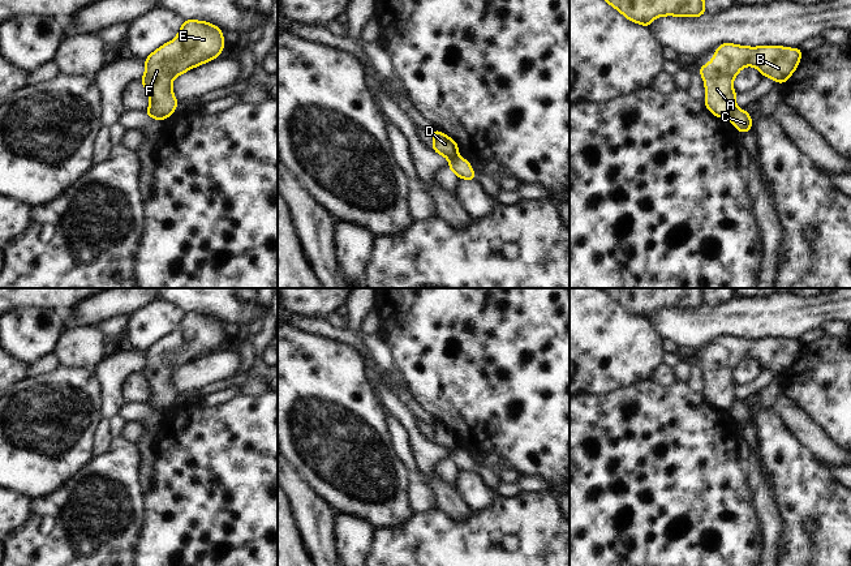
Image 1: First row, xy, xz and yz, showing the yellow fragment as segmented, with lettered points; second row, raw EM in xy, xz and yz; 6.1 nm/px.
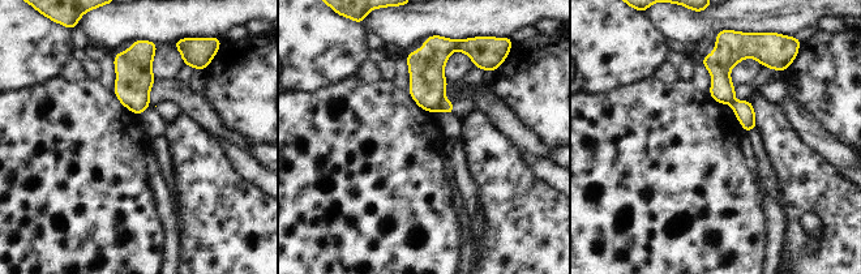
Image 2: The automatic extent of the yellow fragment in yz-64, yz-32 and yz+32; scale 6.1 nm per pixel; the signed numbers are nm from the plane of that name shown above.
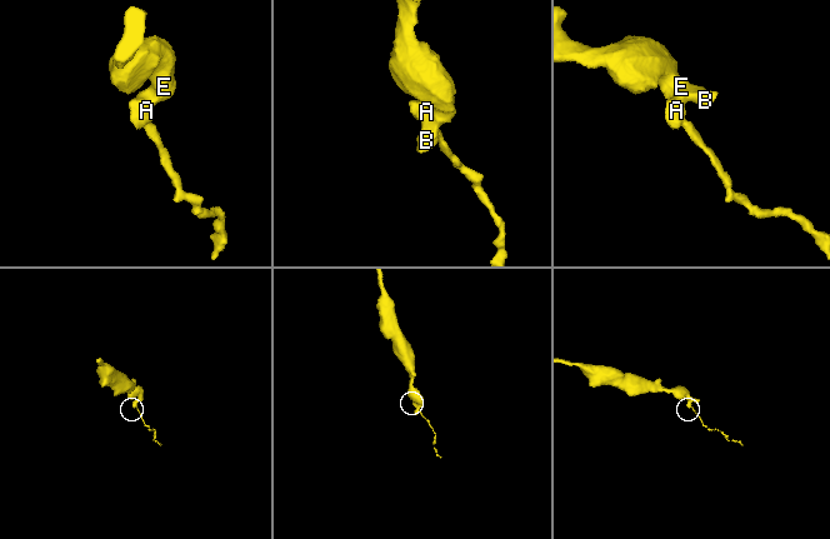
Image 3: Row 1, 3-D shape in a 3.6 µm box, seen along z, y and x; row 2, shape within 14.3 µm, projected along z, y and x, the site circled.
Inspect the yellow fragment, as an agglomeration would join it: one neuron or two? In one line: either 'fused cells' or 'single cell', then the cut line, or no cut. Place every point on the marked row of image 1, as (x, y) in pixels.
fused cells | yz (735, 107), (729, 118)

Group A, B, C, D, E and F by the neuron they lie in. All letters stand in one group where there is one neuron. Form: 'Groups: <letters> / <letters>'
Groups: A B D E F / C.

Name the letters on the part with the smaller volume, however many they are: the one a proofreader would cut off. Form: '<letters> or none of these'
C

